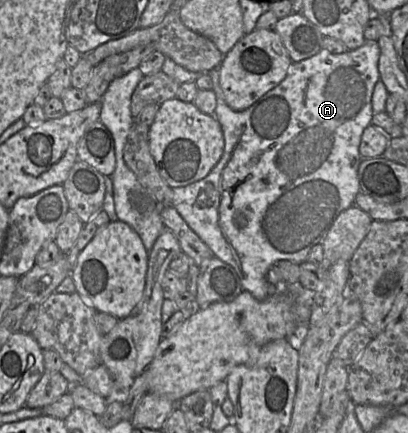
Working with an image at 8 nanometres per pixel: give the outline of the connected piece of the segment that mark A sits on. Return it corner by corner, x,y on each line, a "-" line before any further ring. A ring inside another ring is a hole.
366,41
361,47
345,53
331,53
328,50
321,49
319,53
308,59
292,63
282,82
264,94
249,108
239,112
233,111
224,101
219,83
220,66
207,72
212,80
212,90
217,100
214,117
220,123
223,131
224,152
219,162
205,178
184,187
172,188
171,205
211,249
213,255
235,269
241,280
243,290
250,292
259,301
263,301
275,293
282,292
280,288
270,285
266,280
266,274
274,263
287,260
300,265
306,262
310,250
315,245
322,244
339,214
354,205
355,197
360,192
358,168
363,160
359,152
361,136
364,129
372,122
374,115
372,95
376,83
380,80
378,70
379,56
380,49
377,41

